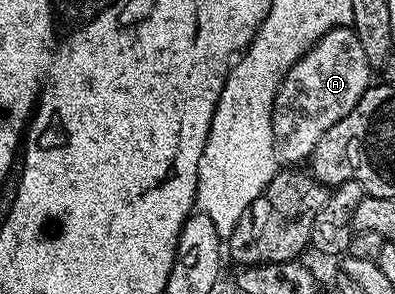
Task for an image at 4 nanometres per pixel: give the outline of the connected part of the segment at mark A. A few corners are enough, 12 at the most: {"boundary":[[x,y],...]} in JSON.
{"boundary":[[354,29],[331,30],[283,77],[271,113],[287,164],[372,85]]}

